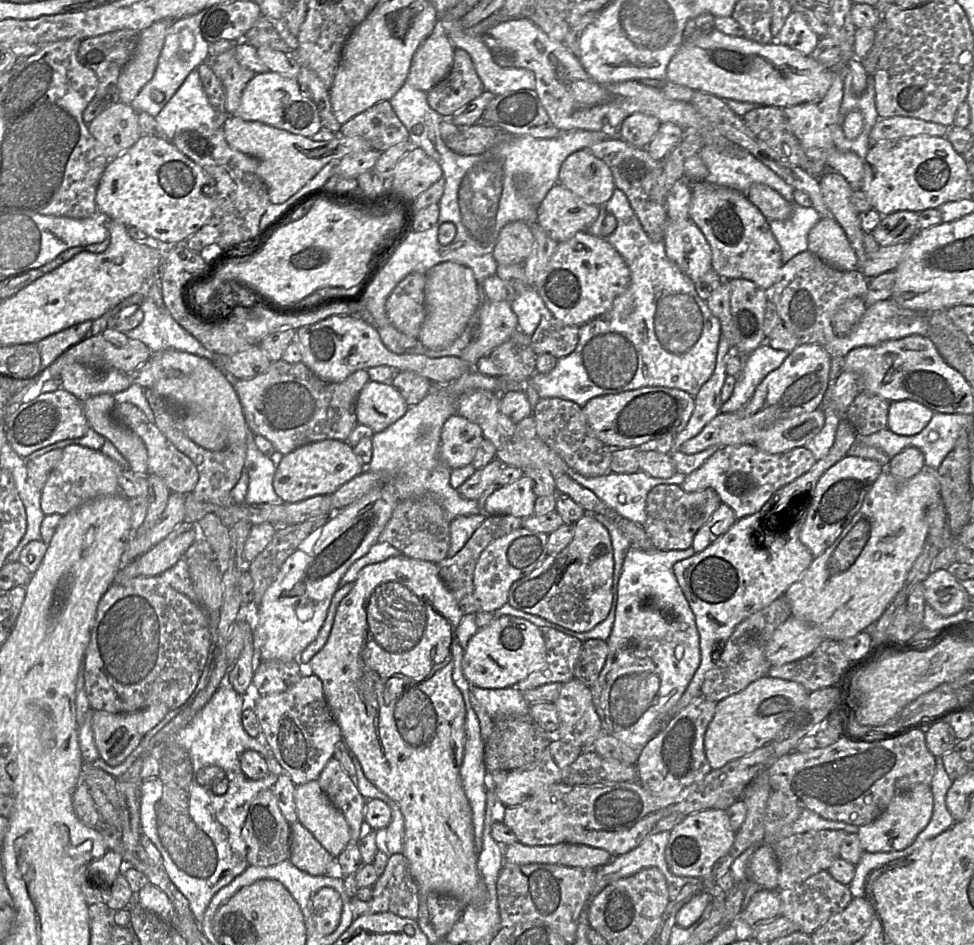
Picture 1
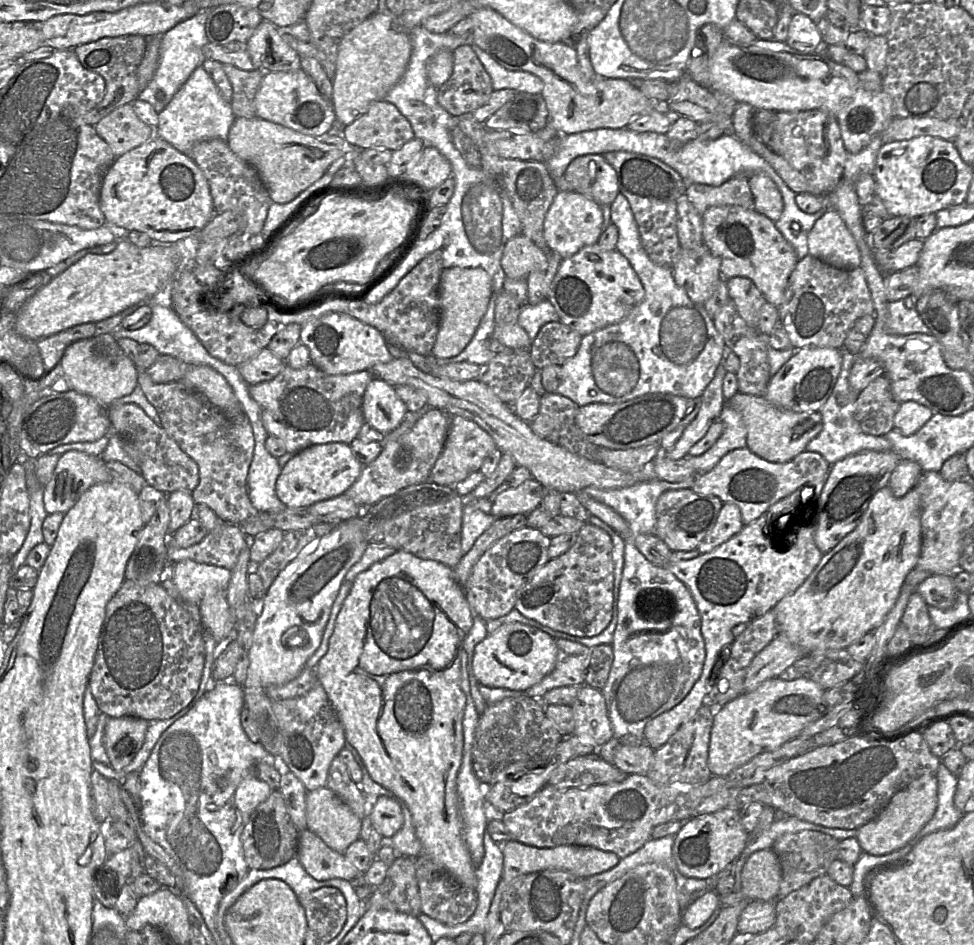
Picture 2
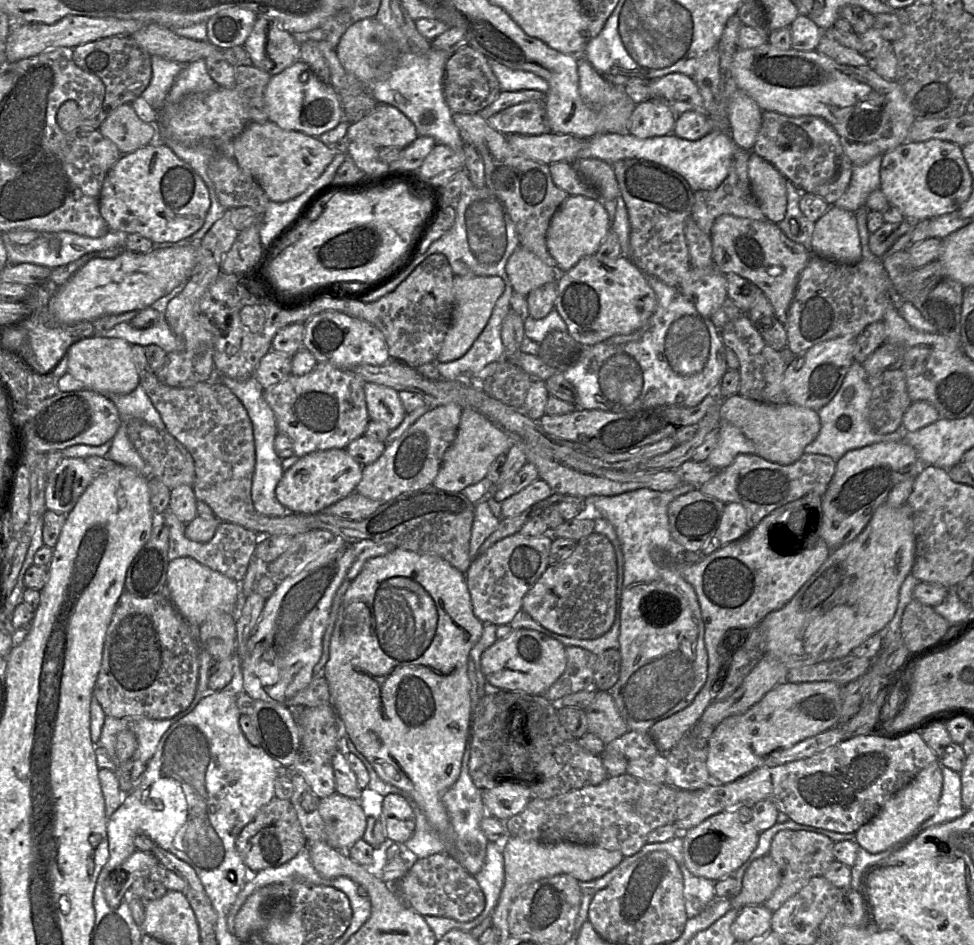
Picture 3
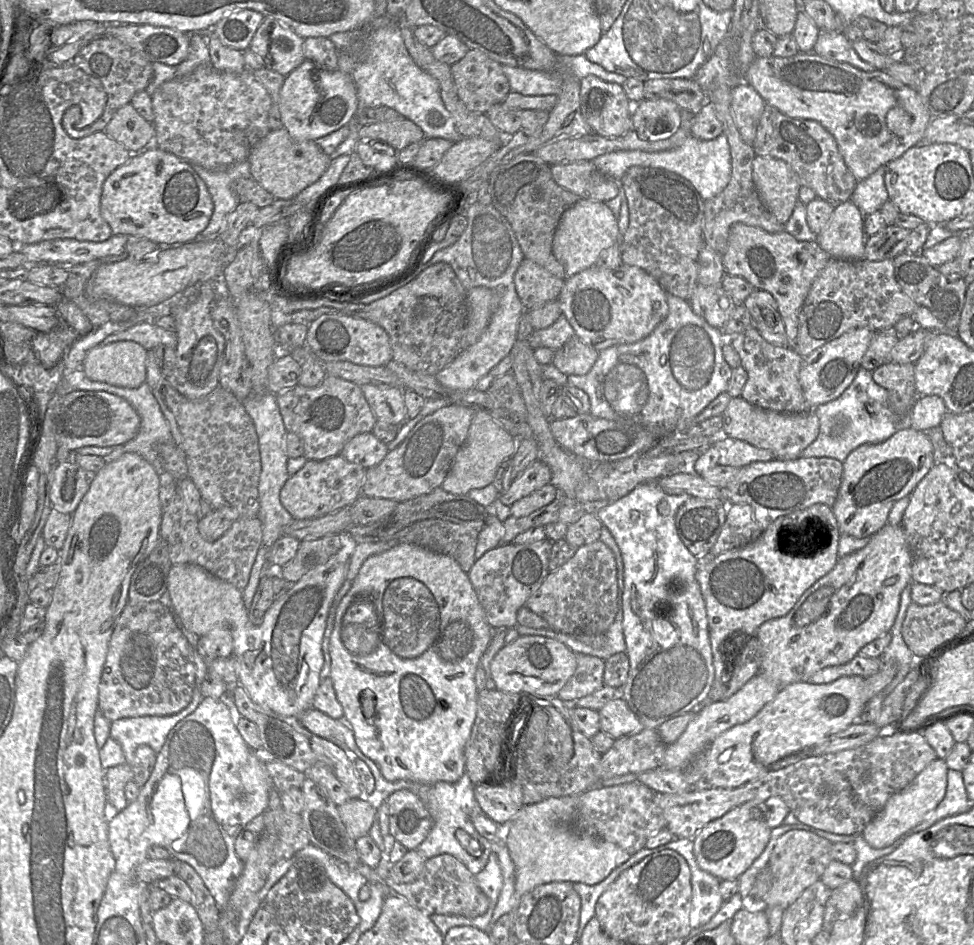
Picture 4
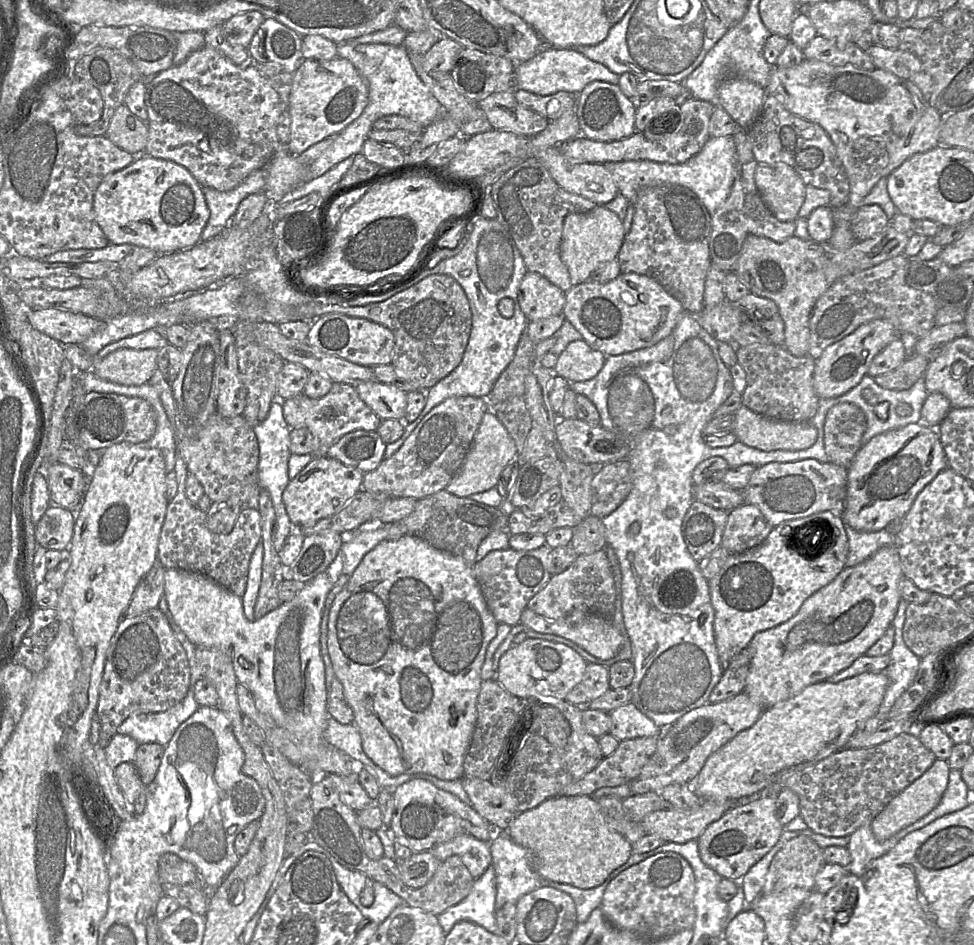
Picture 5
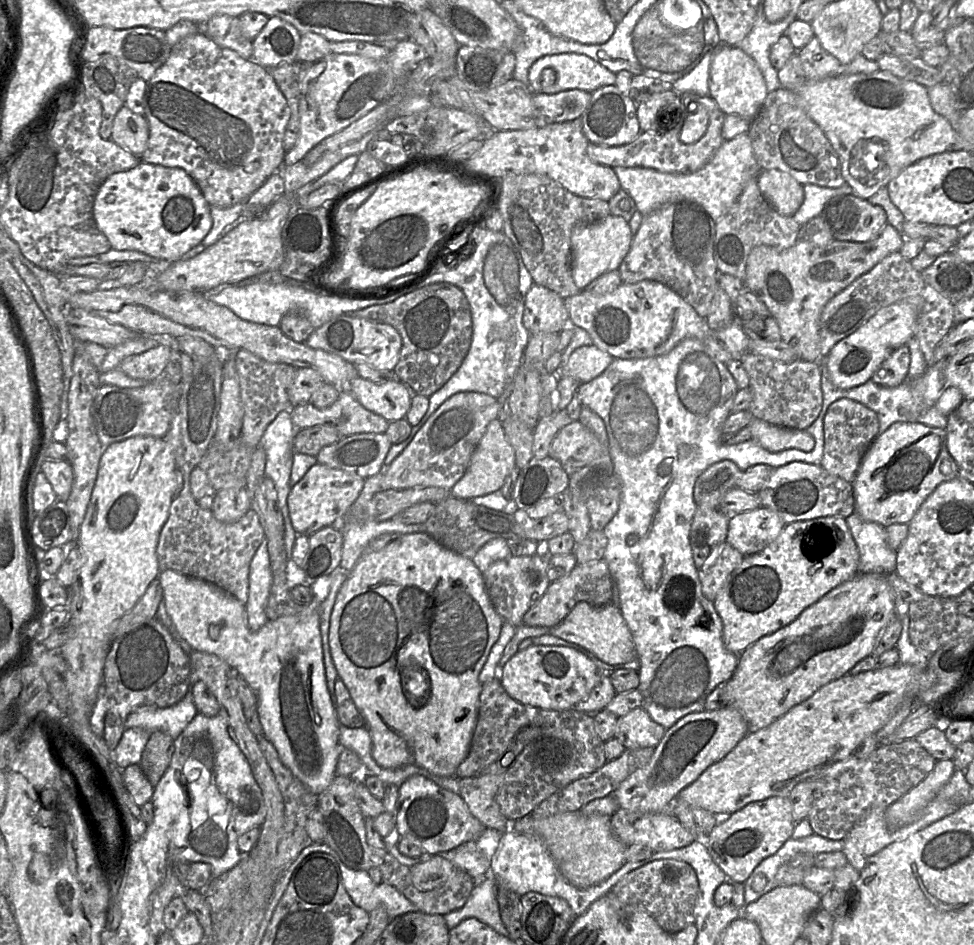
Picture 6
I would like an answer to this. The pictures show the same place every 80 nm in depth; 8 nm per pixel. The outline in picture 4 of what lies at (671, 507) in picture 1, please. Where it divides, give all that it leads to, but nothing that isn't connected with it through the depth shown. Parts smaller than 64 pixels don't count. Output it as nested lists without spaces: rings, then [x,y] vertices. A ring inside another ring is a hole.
[[[689,497],[678,509],[676,528],[684,545],[695,556],[709,553],[727,516],[727,503],[722,499]]]

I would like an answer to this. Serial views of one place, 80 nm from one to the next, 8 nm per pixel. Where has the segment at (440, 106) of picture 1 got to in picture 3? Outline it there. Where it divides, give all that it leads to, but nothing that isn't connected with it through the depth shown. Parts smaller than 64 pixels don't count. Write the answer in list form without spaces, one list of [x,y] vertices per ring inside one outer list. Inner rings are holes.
[[[466,45],[450,56],[445,66],[444,98],[453,113],[478,113],[493,103],[500,93],[499,81],[485,55]]]

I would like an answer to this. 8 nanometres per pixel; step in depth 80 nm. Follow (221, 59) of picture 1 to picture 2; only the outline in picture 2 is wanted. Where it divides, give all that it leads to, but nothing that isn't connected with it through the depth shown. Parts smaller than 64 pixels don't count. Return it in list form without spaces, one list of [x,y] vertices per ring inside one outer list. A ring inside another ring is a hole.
[[[223,64],[231,86],[230,106],[235,117],[255,118],[254,98],[263,79],[264,72],[258,68],[241,70],[230,64]]]

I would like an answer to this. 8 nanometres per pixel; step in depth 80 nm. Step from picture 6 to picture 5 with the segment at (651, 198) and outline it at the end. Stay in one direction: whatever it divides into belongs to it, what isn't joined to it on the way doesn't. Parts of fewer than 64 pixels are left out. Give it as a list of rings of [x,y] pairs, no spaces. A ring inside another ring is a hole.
[[[732,136],[711,137],[700,152],[682,164],[637,160],[606,162],[603,165],[610,172],[619,193],[632,204],[645,187],[676,183],[690,188],[712,215],[725,202],[732,189],[736,176],[736,145]]]

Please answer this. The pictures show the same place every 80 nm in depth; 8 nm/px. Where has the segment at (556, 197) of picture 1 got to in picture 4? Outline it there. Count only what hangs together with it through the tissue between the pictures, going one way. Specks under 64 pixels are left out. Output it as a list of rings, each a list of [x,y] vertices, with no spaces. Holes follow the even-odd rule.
[[[581,198],[561,216],[552,251],[566,272],[566,278],[594,266],[601,252],[620,242],[618,219],[604,202]]]

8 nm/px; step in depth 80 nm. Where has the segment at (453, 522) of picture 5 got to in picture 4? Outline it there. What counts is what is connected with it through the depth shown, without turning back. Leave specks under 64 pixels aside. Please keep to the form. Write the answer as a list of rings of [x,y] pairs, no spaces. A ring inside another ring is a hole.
[[[440,486],[427,494],[397,502],[396,507],[390,514],[376,522],[366,525],[354,524],[346,532],[340,534],[347,534],[348,537],[354,540],[354,545],[358,542],[382,541],[397,541],[398,543],[417,545],[432,552],[450,556],[459,564],[464,572],[468,573],[476,561],[475,550],[478,536],[486,525],[488,516],[489,509],[472,500],[467,494],[452,494]]]

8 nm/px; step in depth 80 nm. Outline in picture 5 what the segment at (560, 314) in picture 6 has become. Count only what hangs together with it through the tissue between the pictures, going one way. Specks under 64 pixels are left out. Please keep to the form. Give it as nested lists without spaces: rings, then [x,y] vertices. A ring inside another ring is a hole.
[[[528,271],[522,279],[518,300],[527,321],[564,314],[565,292],[535,272]]]

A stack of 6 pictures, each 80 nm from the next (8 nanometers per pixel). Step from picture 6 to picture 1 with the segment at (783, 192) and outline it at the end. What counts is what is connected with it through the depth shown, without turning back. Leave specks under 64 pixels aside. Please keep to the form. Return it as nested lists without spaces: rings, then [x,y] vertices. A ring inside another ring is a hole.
[[[752,184],[746,196],[767,220],[787,220],[791,216],[791,204],[765,184]]]

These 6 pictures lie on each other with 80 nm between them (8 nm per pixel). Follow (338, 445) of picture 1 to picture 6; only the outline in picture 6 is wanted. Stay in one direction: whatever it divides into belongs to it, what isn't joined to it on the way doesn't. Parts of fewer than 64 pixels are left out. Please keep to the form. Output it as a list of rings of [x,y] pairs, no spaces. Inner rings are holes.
[[[318,462],[313,465],[291,487],[287,498],[289,517],[297,534],[309,536],[325,526],[338,525],[361,492],[364,481],[365,479],[356,473],[332,468]]]

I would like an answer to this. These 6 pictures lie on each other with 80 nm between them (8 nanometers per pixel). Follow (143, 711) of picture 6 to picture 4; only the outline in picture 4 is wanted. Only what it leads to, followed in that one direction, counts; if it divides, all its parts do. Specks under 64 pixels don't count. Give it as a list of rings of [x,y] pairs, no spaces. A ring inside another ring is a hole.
[[[194,687],[189,705],[176,714],[129,717],[111,722],[110,737],[121,745],[125,763],[131,765],[140,745],[148,745],[159,753],[169,732],[177,723],[193,713],[203,699],[200,687]]]

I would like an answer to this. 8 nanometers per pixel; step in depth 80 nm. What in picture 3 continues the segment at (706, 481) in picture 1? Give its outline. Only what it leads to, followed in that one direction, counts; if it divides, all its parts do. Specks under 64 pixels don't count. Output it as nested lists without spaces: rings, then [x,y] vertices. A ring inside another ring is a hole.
[[[739,454],[727,467],[704,484],[696,487],[704,495],[712,496],[723,503],[740,503],[747,511],[749,527],[754,528],[775,509],[798,500],[809,493],[822,497],[835,473],[836,461],[822,454],[803,455],[788,465],[781,465],[756,454]]]

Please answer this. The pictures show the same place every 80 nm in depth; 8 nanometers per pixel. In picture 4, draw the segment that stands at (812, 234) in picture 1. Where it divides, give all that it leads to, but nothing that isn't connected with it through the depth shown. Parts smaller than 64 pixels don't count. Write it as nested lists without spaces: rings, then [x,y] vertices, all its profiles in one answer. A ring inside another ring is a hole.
[[[851,200],[840,203],[816,242],[831,258],[859,260],[863,258],[867,235],[863,214]]]

